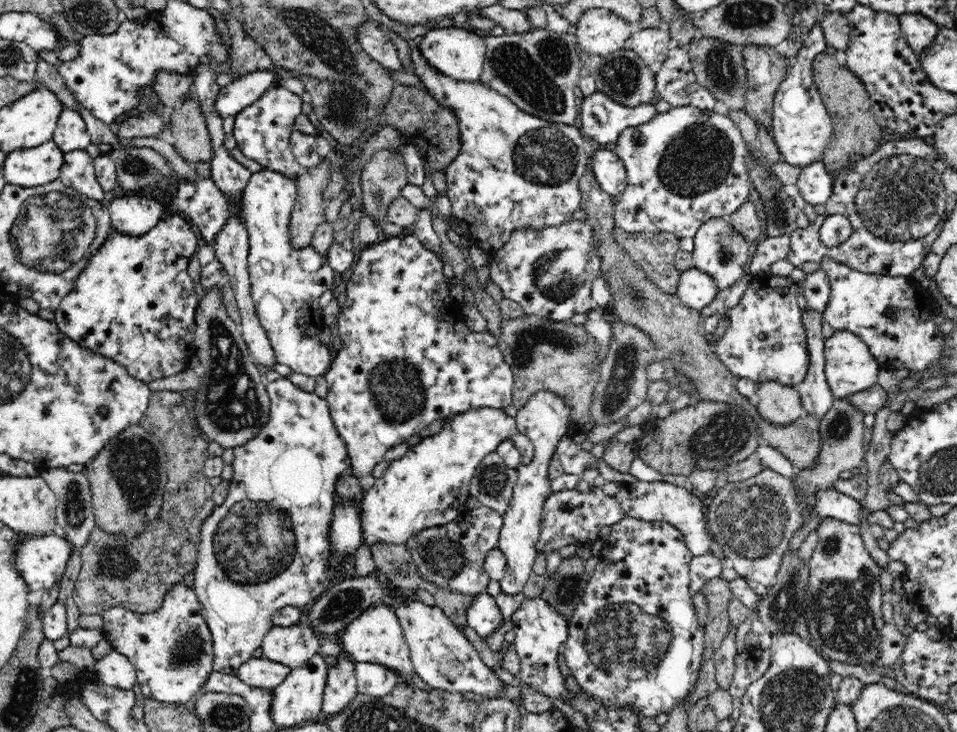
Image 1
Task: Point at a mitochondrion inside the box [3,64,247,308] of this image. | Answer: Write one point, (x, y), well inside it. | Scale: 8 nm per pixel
(52, 230)

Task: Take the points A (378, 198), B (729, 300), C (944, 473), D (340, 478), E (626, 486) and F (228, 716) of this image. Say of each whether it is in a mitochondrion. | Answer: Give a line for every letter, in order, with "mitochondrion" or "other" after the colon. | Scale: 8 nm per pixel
A: mitochondrion
B: other
C: mitochondrion
D: other
E: other
F: mitochondrion

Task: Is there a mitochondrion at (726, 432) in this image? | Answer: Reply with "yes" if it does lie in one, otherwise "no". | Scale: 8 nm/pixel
yes

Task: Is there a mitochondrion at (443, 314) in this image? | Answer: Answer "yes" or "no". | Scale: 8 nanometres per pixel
no

